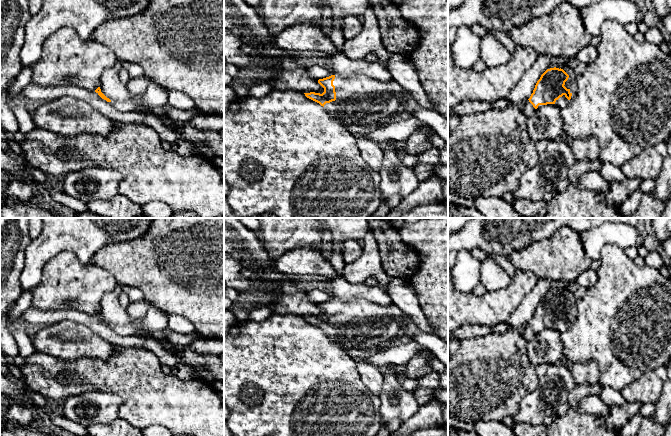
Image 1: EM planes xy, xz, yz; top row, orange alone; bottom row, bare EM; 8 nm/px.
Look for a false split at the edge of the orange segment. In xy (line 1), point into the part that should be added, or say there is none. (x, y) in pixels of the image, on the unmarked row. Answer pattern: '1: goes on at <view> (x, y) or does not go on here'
1: does not go on here

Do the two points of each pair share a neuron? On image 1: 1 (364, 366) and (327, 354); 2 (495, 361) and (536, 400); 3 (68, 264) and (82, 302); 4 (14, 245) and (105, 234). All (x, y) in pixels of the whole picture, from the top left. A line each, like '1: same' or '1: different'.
1: different
2: different
3: same
4: different

